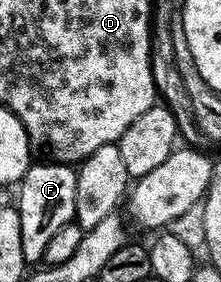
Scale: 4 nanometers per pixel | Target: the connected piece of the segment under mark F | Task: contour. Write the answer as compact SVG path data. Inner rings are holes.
M33 163L18 185L18 191L20 191L18 207L22 222L22 254L29 266L39 265L43 261L50 238L54 238L56 231L62 230L62 226L73 223L76 218L74 210L76 168L71 164L47 163Z

